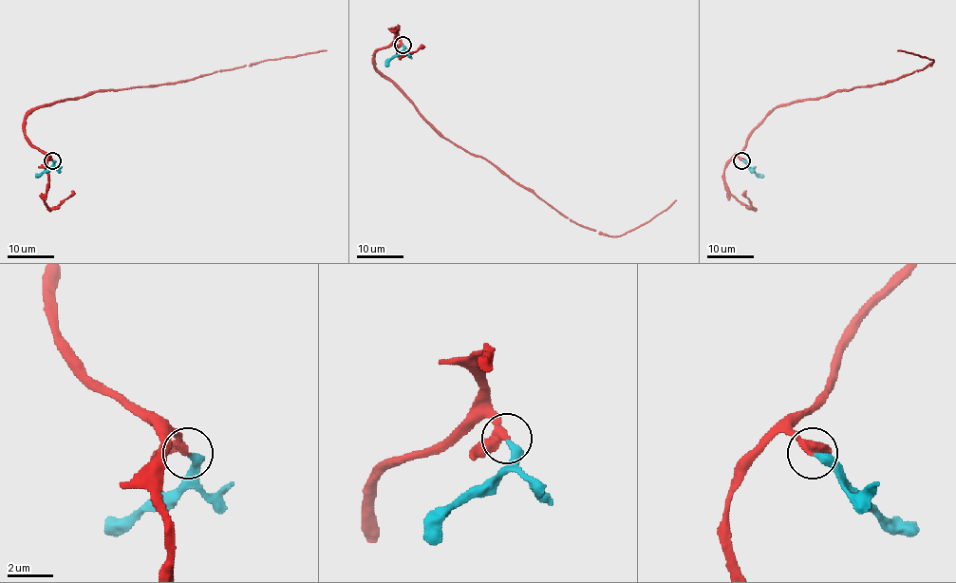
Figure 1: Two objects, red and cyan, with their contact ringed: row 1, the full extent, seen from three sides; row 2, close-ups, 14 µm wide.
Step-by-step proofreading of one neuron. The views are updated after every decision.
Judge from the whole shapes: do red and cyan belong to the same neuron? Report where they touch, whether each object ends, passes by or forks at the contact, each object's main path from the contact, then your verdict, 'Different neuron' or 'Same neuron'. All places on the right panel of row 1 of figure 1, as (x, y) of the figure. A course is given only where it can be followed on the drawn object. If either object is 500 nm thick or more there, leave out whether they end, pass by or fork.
Place: (741, 160). At the ring red passes by. At the ring cyan ends. Course of red: (742, 160), (738, 155), (750, 132), (778, 106), (894, 81), (930, 65), (933, 59), (898, 49). Course of cyan: (742, 160), (762, 178). Same neuron

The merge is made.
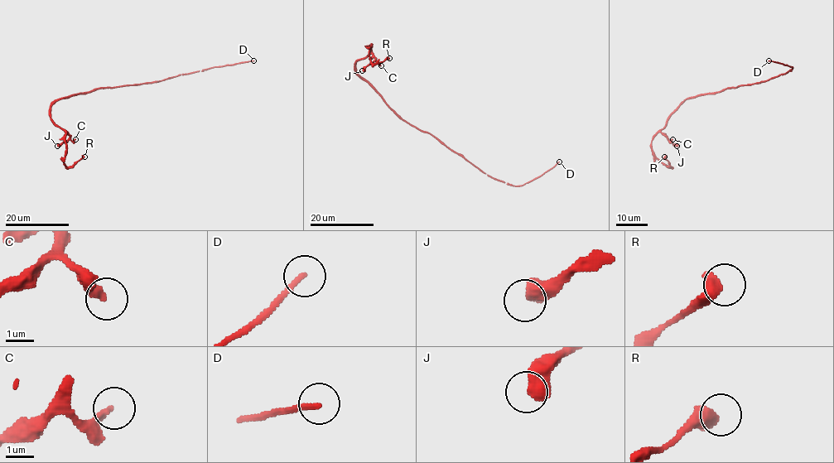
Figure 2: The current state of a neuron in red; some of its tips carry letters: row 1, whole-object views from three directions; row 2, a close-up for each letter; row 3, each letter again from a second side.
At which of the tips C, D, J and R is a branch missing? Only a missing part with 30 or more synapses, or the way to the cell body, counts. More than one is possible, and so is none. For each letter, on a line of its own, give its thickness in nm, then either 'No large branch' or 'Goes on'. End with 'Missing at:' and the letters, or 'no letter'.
C: Thickness 300 nm. No large branch
D: Thickness 180 nm. Goes on
J: Thickness 650 nm. No large branch
R: Thickness 550 nm. No large branch
Missing at: D

